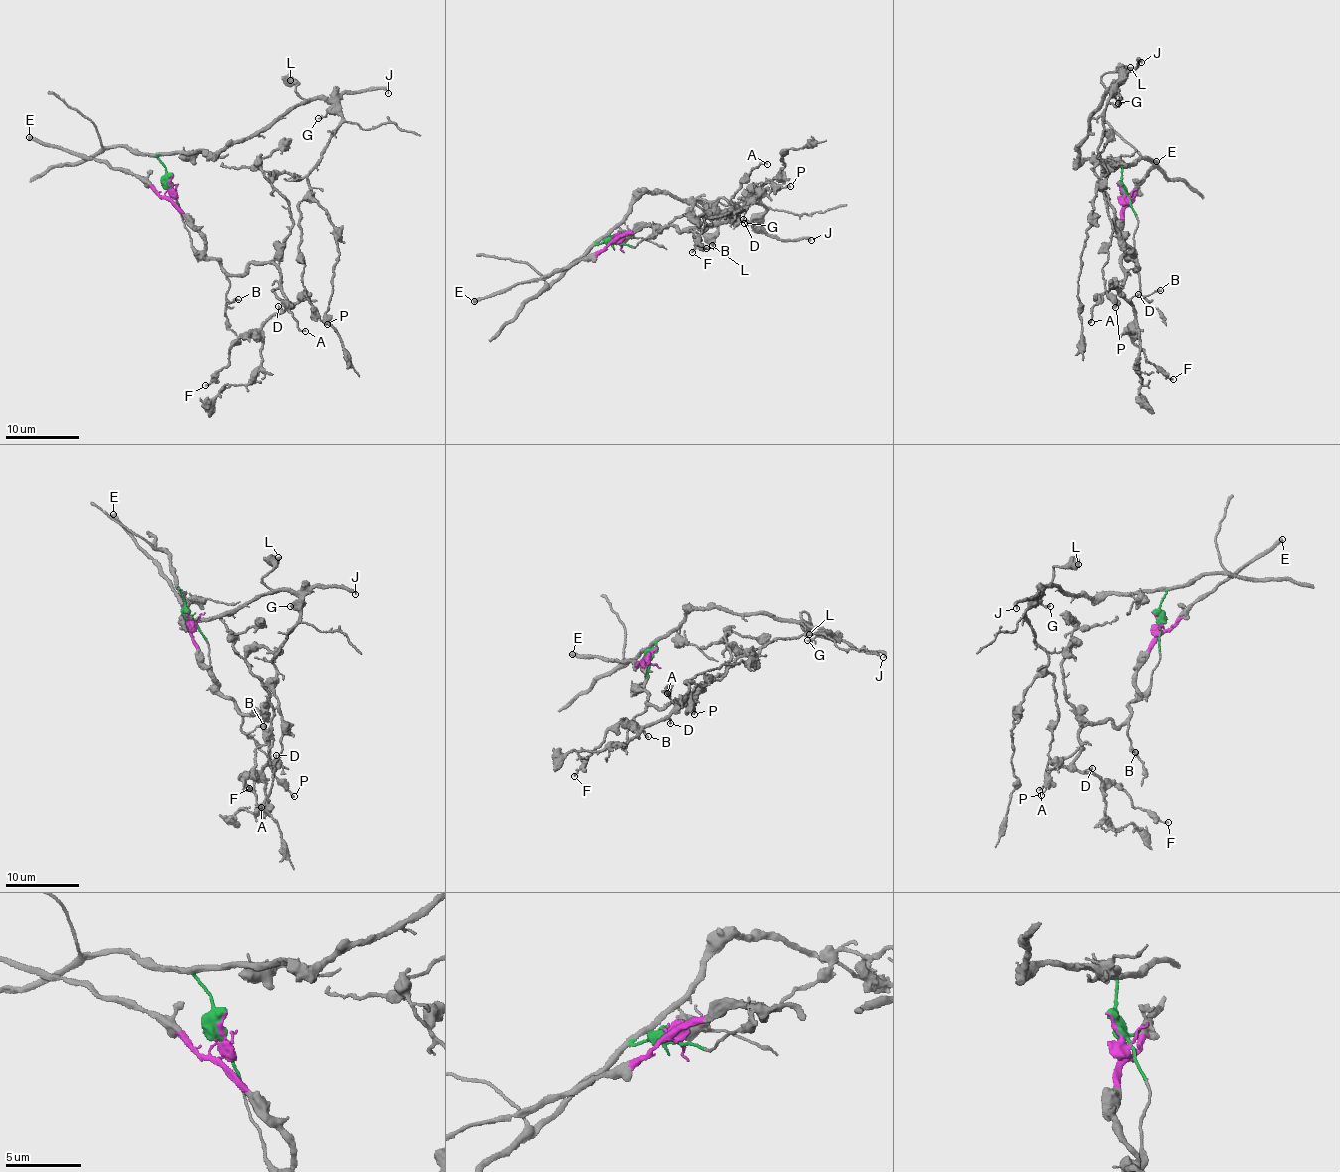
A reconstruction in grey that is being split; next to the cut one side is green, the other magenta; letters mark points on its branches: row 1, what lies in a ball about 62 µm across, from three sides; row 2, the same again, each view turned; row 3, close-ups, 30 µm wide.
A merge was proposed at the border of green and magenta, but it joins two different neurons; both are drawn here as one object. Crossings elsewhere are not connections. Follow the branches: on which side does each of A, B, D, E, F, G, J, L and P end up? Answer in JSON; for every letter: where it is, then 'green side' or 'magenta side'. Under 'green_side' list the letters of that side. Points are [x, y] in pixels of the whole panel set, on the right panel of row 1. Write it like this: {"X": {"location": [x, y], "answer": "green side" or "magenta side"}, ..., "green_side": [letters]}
{"A": {"location": [1091, 322], "answer": "magenta side"}, "B": {"location": [1160, 290], "answer": "magenta side"}, "D": {"location": [1138, 294], "answer": "magenta side"}, "E": {"location": [1156, 161], "answer": "magenta side"}, "F": {"location": [1173, 379], "answer": "magenta side"}, "G": {"location": [1118, 103], "answer": "green side"}, "J": {"location": [1141, 62], "answer": "green side"}, "L": {"location": [1130, 67], "answer": "green side"}, "P": {"location": [1115, 307], "answer": "green side"}, "green_side": ["G", "J", "L", "P"]}

